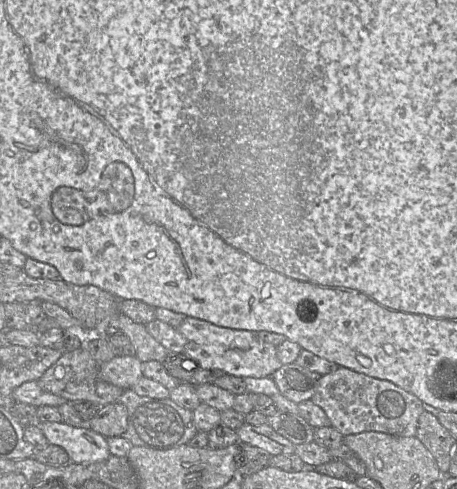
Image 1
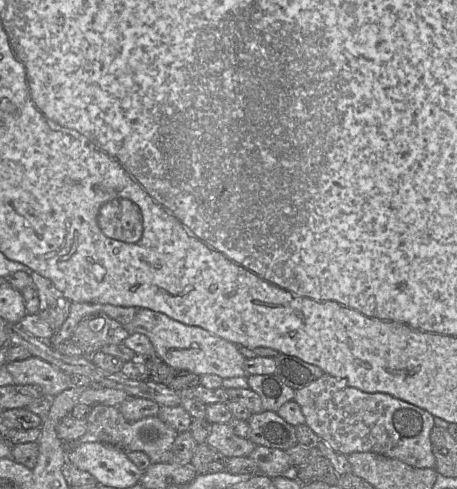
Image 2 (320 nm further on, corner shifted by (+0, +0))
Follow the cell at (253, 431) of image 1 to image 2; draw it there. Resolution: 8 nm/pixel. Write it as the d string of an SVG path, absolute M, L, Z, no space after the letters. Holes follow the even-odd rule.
M211 424L206 443L226 458L249 457L256 445L249 438L234 434L229 424Z

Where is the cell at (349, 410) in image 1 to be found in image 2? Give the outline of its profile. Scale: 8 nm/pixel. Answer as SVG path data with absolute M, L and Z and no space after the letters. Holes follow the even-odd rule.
M323 374L319 379L295 392L294 401L300 406L305 424L331 449L343 455L371 452L402 461L415 468L435 469L435 457L430 432L435 426L429 412L385 393L366 393L348 384L345 379Z

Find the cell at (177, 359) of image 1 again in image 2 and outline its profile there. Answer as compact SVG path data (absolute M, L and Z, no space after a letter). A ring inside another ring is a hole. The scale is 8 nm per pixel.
M157 356L146 358L148 379L180 393L191 393L200 384L200 376L166 364Z

